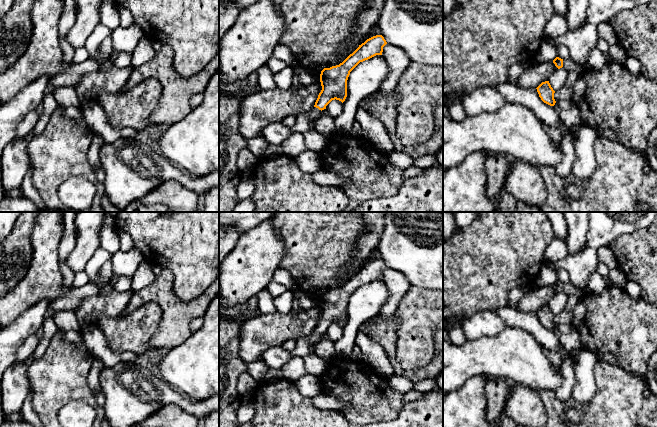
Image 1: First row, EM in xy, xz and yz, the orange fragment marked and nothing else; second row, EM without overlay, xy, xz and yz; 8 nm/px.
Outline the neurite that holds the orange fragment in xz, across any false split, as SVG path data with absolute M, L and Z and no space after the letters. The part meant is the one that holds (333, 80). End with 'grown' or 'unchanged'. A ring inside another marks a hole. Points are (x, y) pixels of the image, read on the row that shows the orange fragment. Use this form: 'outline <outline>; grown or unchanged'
outline M376 35L367 39L350 54L342 63L330 68L324 68L320 74L322 90L318 95L314 107L308 111L308 120L314 124L322 114L321 111L332 100L342 103L347 97L347 80L350 72L360 63L376 55L382 55L383 47L387 44L382 35Z; grown

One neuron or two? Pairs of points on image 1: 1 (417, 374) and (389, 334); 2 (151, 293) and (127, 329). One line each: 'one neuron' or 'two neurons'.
1: one neuron
2: two neurons

